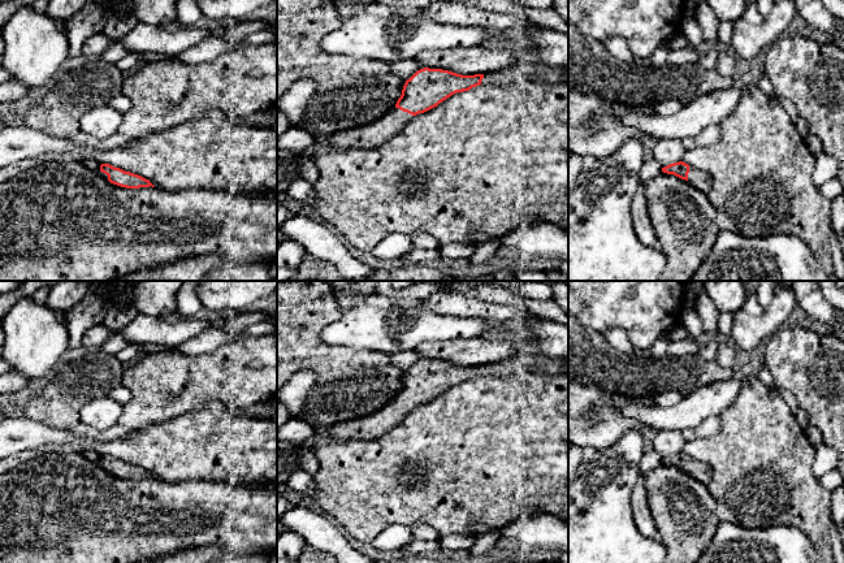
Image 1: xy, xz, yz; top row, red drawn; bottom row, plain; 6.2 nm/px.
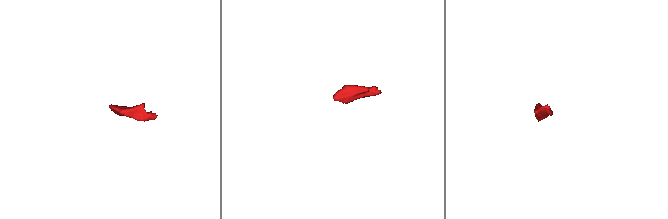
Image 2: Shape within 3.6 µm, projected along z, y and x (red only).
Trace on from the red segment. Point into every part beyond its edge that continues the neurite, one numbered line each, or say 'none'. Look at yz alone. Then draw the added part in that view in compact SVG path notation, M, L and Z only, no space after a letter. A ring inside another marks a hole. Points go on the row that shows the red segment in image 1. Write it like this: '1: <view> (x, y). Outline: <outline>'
1: yz (698, 178). Outline: M689 166L688 182L700 189L702 192L707 194L711 187L713 179L707 173Z

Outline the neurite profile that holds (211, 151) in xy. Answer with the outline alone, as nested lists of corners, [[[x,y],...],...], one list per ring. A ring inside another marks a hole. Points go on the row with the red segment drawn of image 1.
[[[209,111],[172,129],[143,134],[122,148],[108,151],[70,151],[23,160],[0,168],[0,183],[18,178],[40,161],[90,160],[95,165],[109,164],[148,179],[156,189],[174,192],[189,189],[224,191],[235,195],[277,192],[277,130],[234,122],[220,111]]]

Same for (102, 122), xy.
[[[109,104],[86,112],[81,118],[81,131],[103,140],[112,137],[122,122],[122,114]]]

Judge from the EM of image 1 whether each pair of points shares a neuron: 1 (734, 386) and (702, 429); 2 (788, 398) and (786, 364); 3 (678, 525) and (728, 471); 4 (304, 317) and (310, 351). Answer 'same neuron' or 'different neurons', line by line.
1: different neurons
2: different neurons
3: different neurons
4: same neuron

